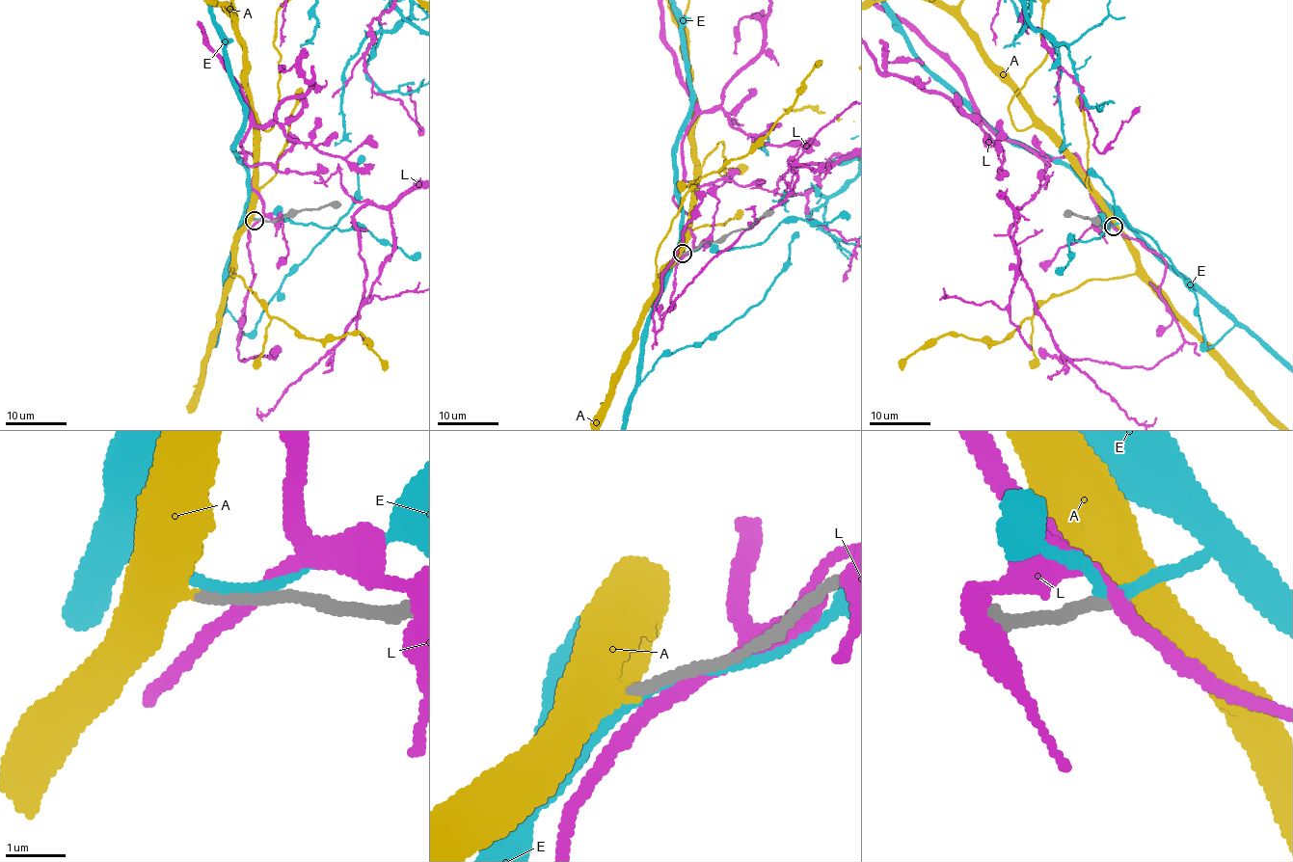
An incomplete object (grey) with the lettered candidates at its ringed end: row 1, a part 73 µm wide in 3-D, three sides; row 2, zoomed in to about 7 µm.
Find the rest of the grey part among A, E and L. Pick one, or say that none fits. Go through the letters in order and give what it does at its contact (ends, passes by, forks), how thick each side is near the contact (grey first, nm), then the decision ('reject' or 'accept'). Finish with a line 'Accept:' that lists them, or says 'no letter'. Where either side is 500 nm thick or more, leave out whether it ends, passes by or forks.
A: 170/550 nm | accept
E: it passes by | 240/170 nm | reject
L: it passes by | 240/240 nm | reject
Accept: A

